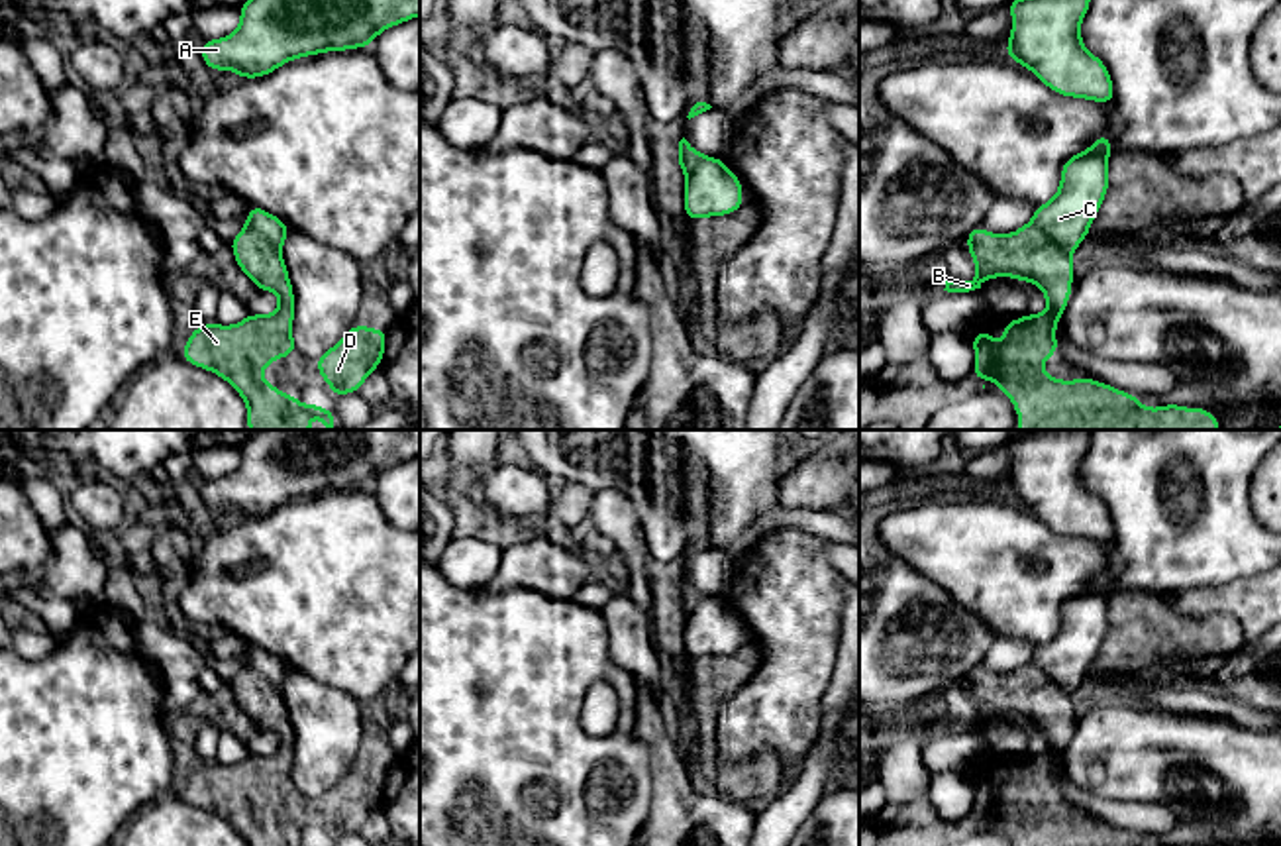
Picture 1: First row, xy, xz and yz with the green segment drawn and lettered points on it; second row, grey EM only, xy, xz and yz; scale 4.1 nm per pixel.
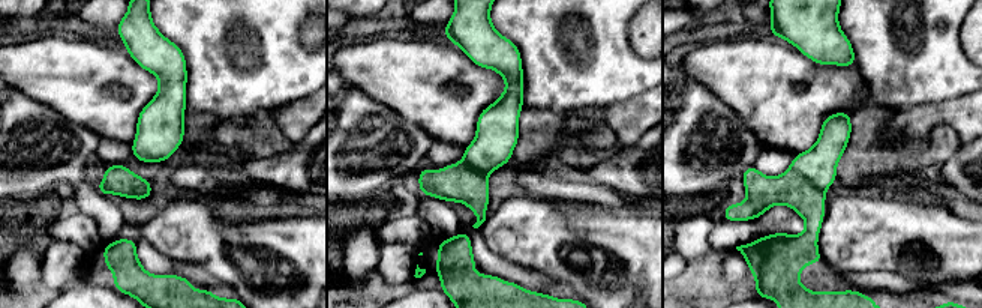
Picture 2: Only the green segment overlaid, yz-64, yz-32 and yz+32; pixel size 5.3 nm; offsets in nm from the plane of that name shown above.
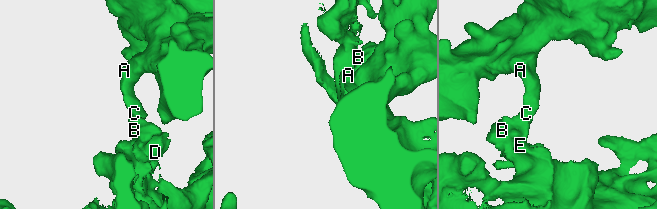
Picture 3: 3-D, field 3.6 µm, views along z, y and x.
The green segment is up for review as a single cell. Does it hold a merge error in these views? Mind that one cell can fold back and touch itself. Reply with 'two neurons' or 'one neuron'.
two neurons

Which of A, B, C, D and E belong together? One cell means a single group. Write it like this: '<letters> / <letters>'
A C / B D E

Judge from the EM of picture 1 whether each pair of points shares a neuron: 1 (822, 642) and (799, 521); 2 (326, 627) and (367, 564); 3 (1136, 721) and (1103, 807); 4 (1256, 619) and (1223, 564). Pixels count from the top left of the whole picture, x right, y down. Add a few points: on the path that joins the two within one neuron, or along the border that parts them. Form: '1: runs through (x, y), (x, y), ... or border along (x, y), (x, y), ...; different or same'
1: border along (820, 536), (781, 528), (758, 544); different
2: runs through (342, 611), (346, 607), (346, 585), (352, 580); same
3: border along (1066, 774), (1101, 797), (1150, 803); different
4: border along (1260, 572), (1219, 585), (1187, 589); different

